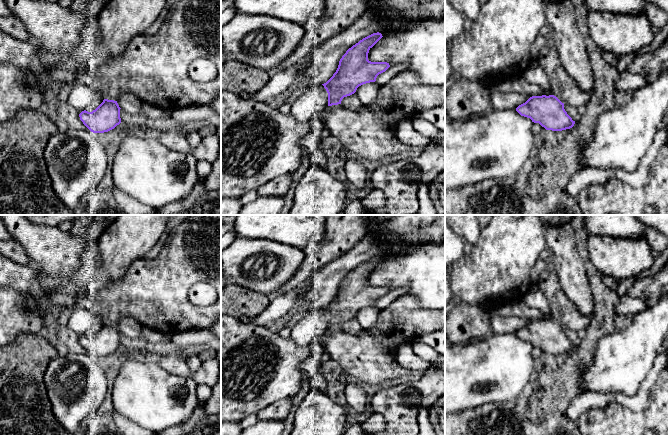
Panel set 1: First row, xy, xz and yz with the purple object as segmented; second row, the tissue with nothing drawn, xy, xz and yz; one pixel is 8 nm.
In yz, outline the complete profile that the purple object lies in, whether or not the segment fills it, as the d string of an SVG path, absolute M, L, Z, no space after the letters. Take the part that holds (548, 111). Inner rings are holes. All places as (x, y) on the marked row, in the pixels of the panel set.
M554 95L532 96L519 105L516 111L546 130L562 131L574 126L575 121L567 114L562 103Z

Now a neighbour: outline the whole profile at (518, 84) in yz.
M523 75L505 78L497 83L496 88L500 92L516 92L530 97L543 95L542 89L529 83Z

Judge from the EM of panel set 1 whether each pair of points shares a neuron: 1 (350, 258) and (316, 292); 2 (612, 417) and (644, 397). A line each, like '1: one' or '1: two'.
1: one
2: two

